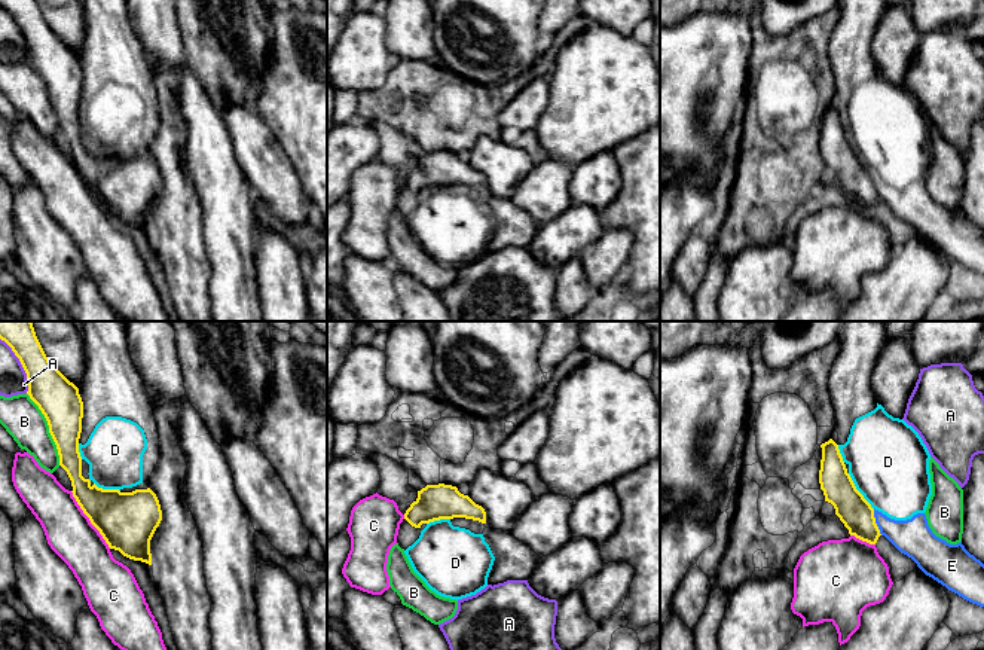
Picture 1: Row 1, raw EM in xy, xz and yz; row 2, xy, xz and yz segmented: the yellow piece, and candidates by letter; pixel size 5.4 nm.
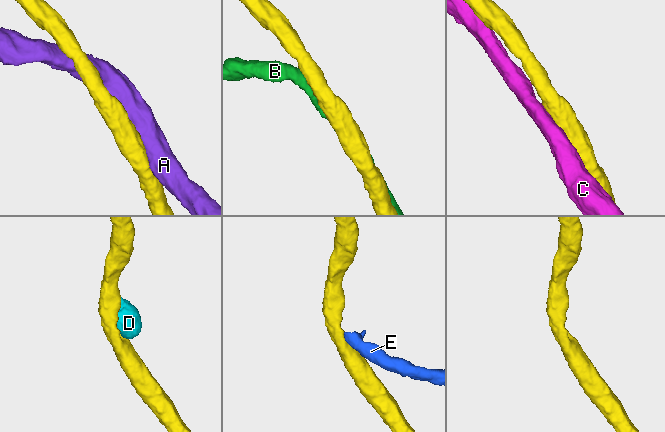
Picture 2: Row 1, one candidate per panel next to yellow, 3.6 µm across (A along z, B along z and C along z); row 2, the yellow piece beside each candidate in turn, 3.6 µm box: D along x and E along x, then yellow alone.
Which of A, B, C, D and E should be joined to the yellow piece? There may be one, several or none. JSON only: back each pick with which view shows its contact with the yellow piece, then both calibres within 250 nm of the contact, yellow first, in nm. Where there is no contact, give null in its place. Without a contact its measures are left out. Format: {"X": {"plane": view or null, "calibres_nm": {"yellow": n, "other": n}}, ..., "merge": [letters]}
{"merge": []}

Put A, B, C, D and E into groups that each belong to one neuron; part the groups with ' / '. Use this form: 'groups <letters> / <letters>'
groups A / B / C / D E

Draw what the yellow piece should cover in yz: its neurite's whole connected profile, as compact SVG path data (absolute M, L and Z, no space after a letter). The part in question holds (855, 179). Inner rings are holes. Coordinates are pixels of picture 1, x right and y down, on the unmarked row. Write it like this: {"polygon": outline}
{"polygon": "M829 106L820 115L819 150L825 168L834 173L835 181L849 196L850 202L875 211L881 201L875 190L874 176L856 156L847 140L838 112Z"}

